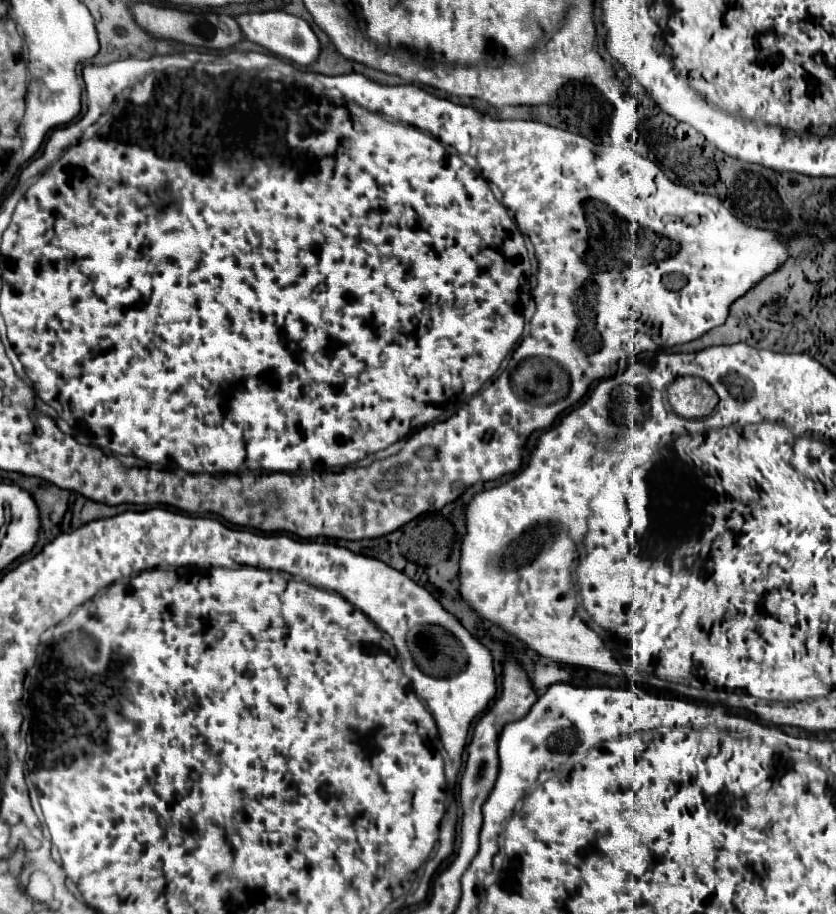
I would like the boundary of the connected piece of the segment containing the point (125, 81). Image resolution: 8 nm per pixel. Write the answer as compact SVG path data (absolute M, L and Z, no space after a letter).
M137 59L115 61L103 67L85 65L83 79L89 97L89 109L83 117L83 131L107 111L117 93L121 93L125 87L131 87L133 77L143 77L147 73L145 69L147 67Z

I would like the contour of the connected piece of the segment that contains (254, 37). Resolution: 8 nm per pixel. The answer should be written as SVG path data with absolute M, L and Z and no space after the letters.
M265 11L265 13L247 13L247 15L239 15L237 23L241 25L245 37L253 43L259 43L261 47L269 49L273 55L279 55L287 61L293 61L297 65L311 65L317 61L319 53L321 53L321 43L317 39L317 35L313 33L313 29L309 27L309 23L301 17L289 15L285 11Z

